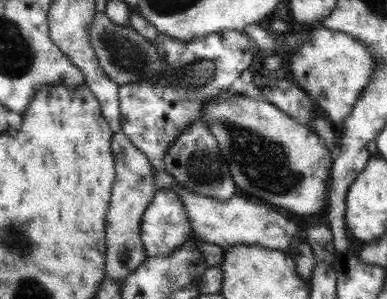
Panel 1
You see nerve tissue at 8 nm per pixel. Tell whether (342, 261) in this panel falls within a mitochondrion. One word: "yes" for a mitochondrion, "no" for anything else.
no

